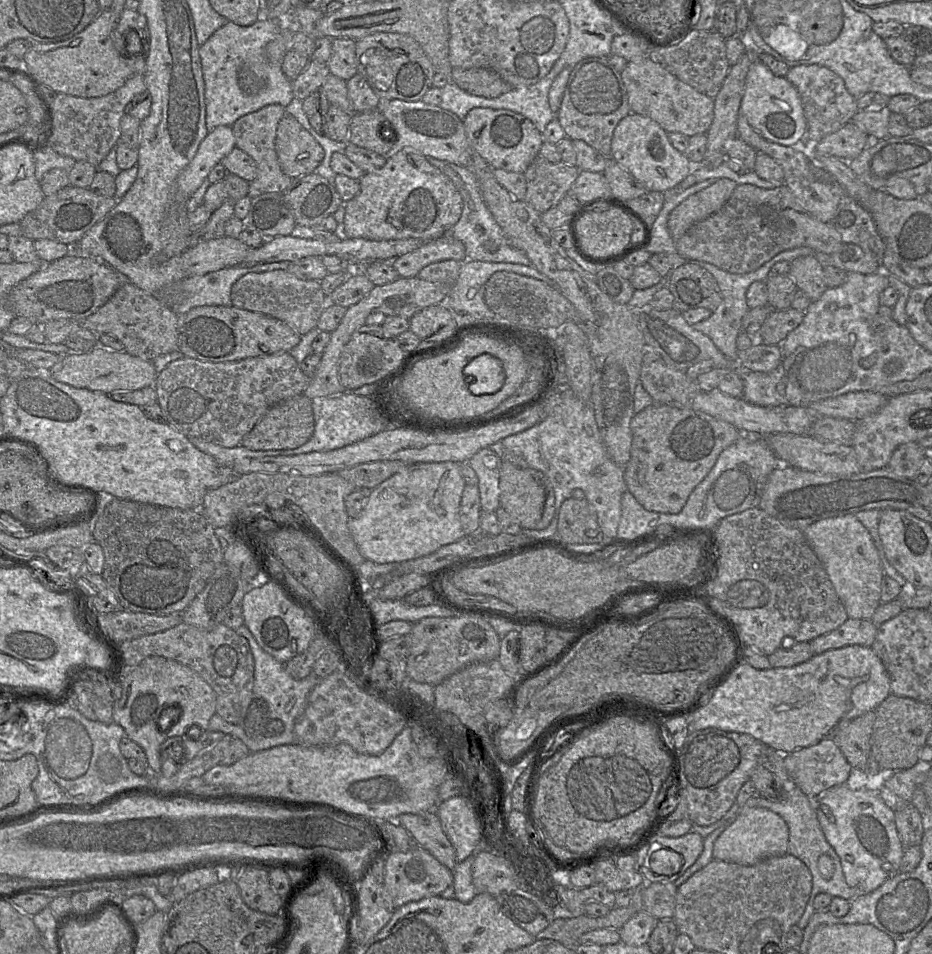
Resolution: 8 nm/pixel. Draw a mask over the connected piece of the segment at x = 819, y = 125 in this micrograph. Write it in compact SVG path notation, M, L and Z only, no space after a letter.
M793 66L789 68L785 77L797 89L807 122L806 137L812 144L851 122L859 111L857 98L848 92L843 79L825 66Z

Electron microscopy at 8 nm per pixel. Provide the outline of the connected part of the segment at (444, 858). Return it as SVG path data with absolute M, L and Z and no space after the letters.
M435 810L402 814L397 817L396 822L409 832L419 846L453 871L457 864L456 851L445 834Z

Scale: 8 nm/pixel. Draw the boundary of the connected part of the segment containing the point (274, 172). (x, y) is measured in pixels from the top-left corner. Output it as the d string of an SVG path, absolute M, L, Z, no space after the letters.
M269 104L240 117L231 126L235 136L235 147L251 156L257 166L257 176L249 183L248 195L251 198L264 193L283 193L292 183L293 179L282 171L275 150L276 131L285 110L280 104Z

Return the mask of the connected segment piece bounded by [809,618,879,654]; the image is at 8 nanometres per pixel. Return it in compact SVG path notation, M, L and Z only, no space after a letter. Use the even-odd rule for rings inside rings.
M848 618L837 629L811 640L810 647L814 654L850 645L871 647L878 627L871 620Z

